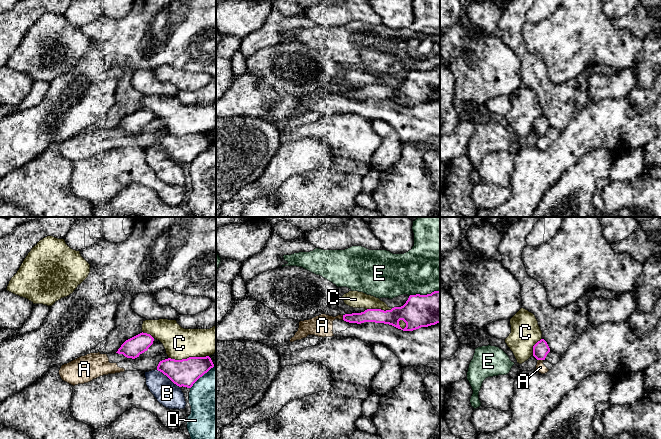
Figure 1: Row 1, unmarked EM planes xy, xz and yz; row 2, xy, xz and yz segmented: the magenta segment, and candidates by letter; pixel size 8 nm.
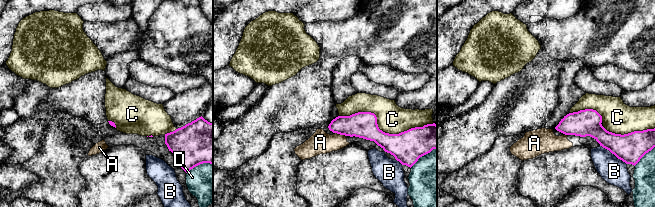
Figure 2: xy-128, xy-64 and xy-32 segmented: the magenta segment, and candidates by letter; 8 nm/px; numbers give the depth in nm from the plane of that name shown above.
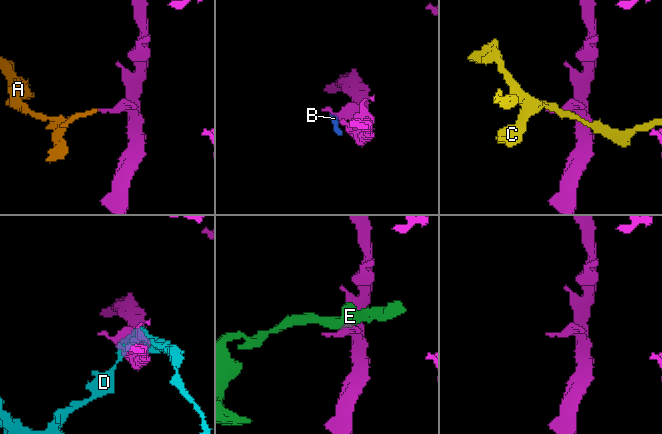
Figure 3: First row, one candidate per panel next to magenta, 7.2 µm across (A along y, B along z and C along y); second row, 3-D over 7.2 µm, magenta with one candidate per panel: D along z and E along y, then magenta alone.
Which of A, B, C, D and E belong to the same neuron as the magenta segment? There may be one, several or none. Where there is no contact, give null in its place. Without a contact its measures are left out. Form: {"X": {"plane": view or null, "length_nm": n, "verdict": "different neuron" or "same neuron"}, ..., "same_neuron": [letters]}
{"A": {"plane": "xz", "length_nm": 40, "verdict": "different neuron"}, "B": {"plane": "xy", "length_nm": 240, "verdict": "different neuron"}, "C": {"plane": "xy", "length_nm": 320, "verdict": "different neuron"}, "D": {"plane": "xy", "length_nm": 260, "verdict": "different neuron"}, "E": {"plane": "xz", "length_nm": 260, "verdict": "different neuron"}, "same_neuron": []}

